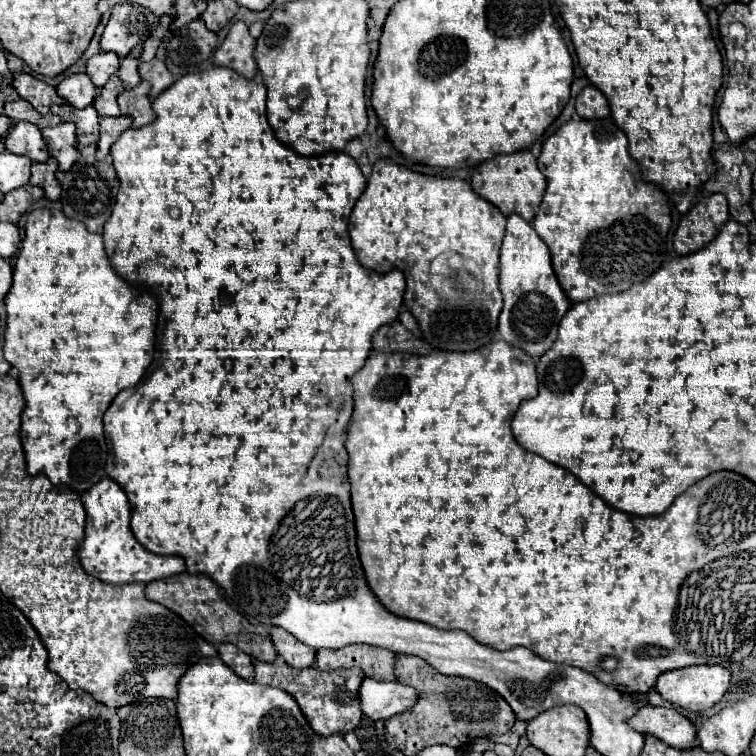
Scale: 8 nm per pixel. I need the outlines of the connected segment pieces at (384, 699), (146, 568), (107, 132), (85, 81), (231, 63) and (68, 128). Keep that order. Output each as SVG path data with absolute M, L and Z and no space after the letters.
M364 678L360 688L362 712L372 720L388 720L396 714L410 710L418 702L418 692L410 684L382 682Z
M102 478L90 490L82 494L84 510L86 510L86 532L84 542L80 546L80 562L102 582L108 584L128 584L128 582L152 582L160 578L168 578L174 574L182 574L186 570L184 560L180 556L158 556L146 550L130 530L130 504L124 490L112 478Z
M116 116L116 118L100 118L100 140L96 150L96 160L104 160L110 146L118 140L118 136L132 126L130 116Z
M72 74L68 78L64 78L58 86L56 86L58 96L62 96L68 104L72 104L74 108L86 108L94 102L98 90L92 84L92 80L86 74Z
M242 20L234 22L228 30L228 36L214 54L214 64L236 68L242 76L254 78L258 74L254 48L256 48L256 40L250 36L246 22Z
M60 122L58 126L44 128L42 136L50 156L58 160L58 170L70 170L70 166L80 158L76 148L76 126L72 122Z

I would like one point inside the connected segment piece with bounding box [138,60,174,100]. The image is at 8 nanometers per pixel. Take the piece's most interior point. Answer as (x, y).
(155, 72)

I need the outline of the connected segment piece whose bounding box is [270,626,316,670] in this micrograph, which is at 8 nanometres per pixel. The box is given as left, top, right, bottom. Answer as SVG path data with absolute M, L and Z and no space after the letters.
M270 628L270 636L272 636L272 642L276 646L276 652L294 668L302 670L302 668L308 668L314 664L316 660L316 650L302 644L300 640L296 640L290 632L286 632L284 628Z

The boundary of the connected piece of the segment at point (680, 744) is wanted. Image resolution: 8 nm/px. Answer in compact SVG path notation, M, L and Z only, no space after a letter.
M642 706L632 718L626 720L630 728L638 730L640 734L652 734L658 740L666 742L668 746L686 750L694 746L694 724L686 720L676 708L656 708L656 706Z

